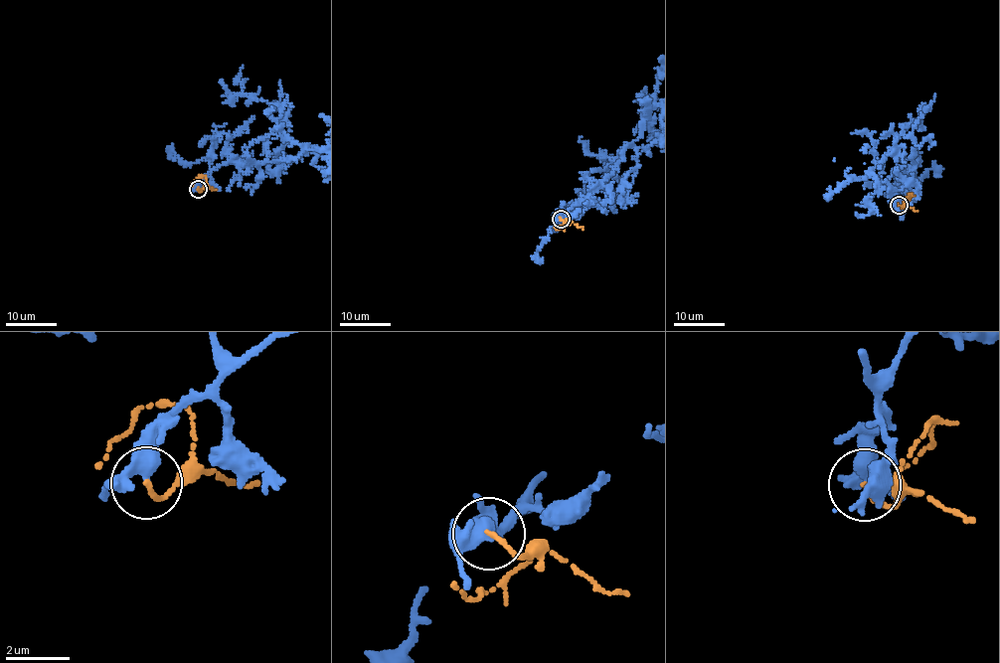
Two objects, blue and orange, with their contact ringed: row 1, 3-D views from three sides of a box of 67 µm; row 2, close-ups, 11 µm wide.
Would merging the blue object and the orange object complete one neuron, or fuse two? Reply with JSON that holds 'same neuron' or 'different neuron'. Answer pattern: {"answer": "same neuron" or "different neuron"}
{"answer": "different neuron"}

